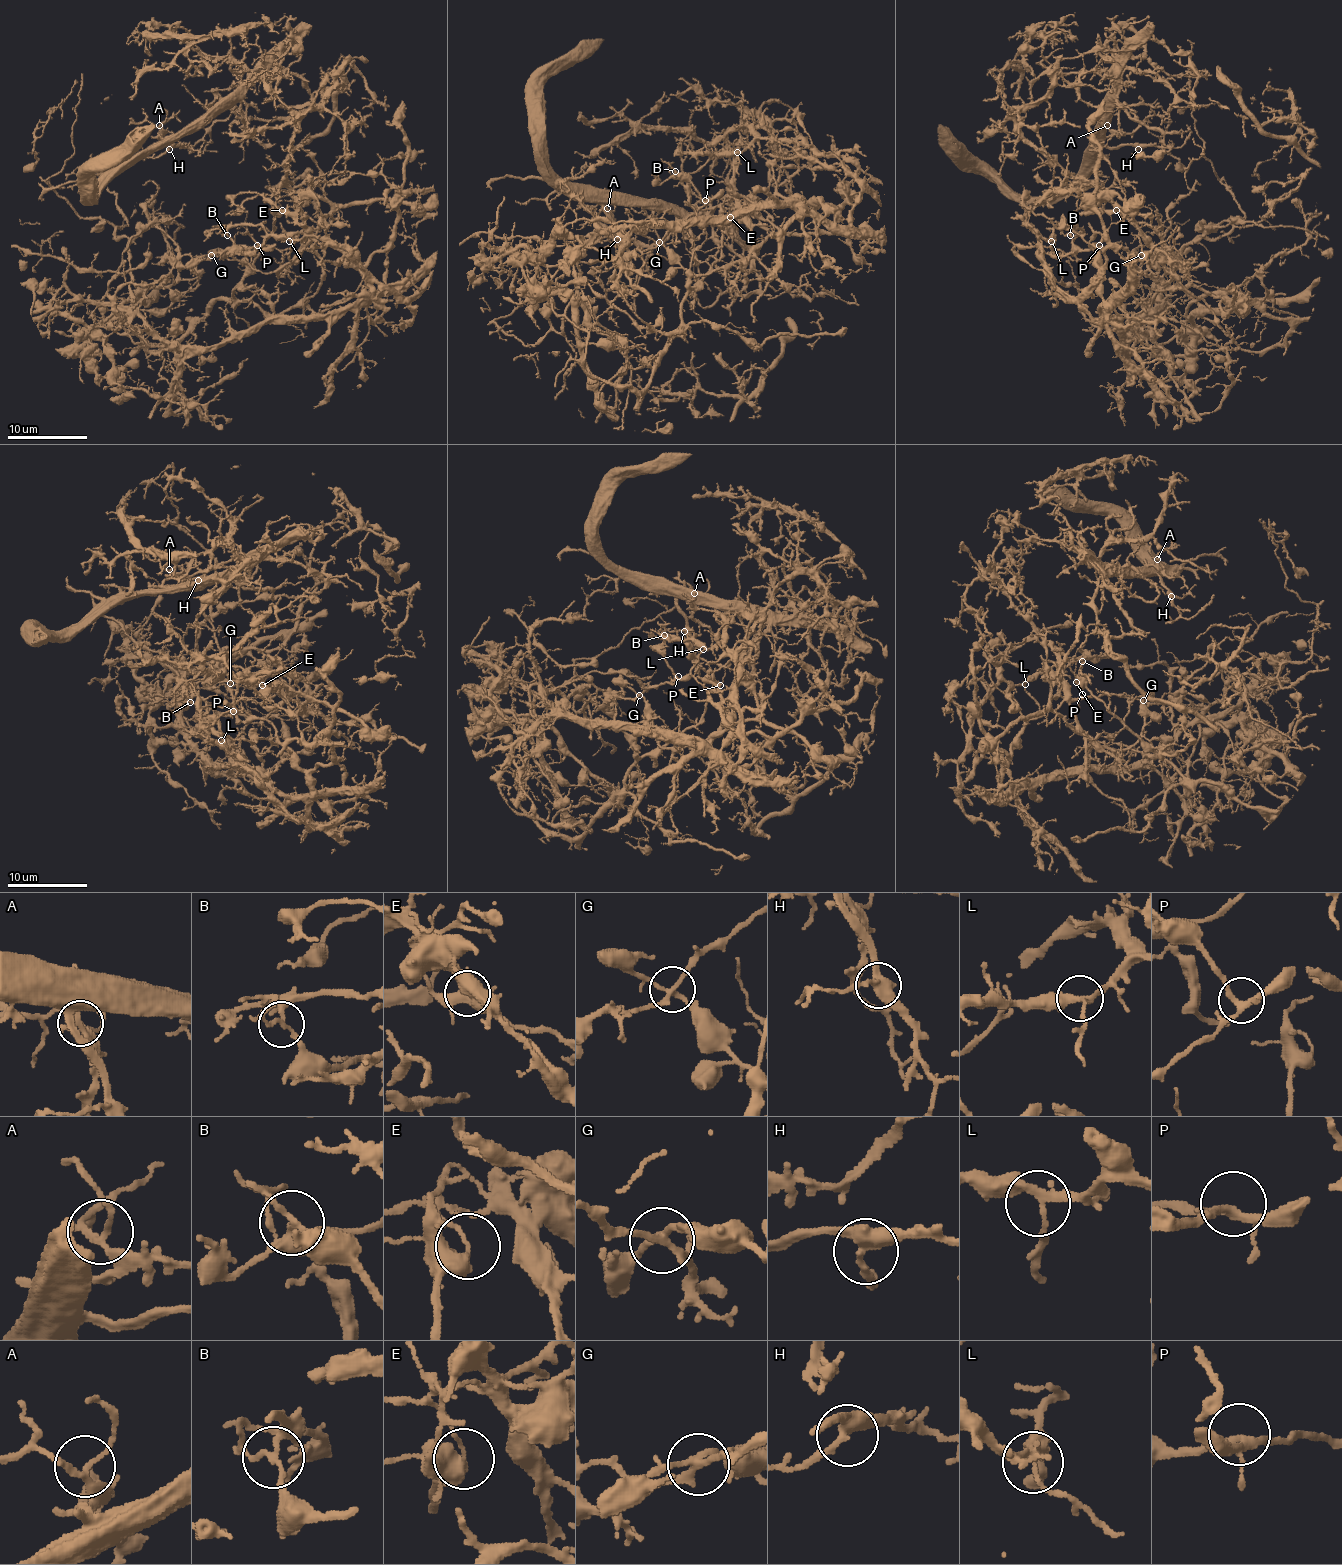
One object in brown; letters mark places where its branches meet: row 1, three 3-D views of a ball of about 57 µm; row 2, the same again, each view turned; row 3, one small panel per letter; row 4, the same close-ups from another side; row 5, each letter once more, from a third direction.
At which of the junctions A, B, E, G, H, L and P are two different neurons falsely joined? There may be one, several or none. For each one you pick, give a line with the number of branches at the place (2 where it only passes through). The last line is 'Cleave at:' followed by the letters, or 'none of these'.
B: branches 3
E: branches 2
G: branches 4
Cleave at: B, E, G

